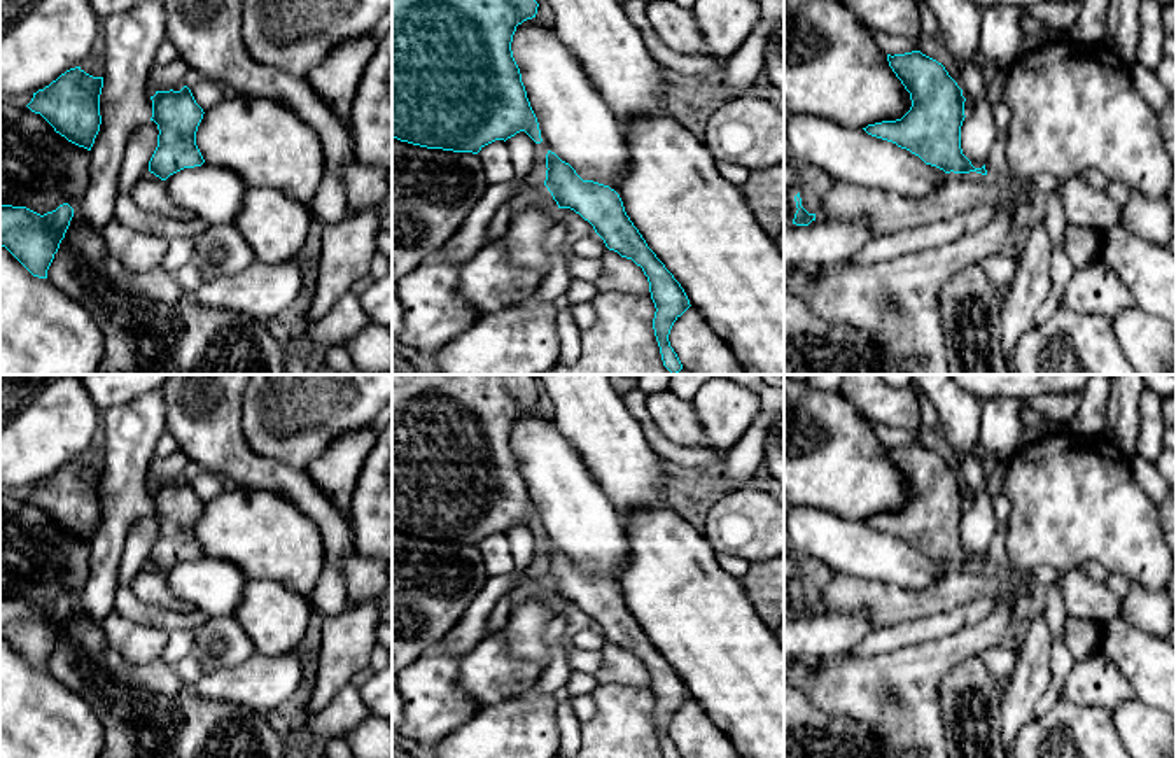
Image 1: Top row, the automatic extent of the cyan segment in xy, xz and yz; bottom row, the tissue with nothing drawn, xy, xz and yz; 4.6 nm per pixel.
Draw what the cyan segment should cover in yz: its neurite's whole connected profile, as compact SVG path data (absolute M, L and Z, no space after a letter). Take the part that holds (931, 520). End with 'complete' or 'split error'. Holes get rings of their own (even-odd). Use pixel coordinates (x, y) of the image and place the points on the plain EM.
M920 443L887 446L887 453L910 485L912 499L901 511L868 516L863 522L910 543L945 565L987 567L985 557L975 560L962 546L961 518L966 509L966 490L945 459Z; complete

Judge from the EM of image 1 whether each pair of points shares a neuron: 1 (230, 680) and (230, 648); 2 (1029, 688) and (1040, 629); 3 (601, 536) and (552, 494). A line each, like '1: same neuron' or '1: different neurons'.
1: different neurons
2: same neuron
3: same neuron

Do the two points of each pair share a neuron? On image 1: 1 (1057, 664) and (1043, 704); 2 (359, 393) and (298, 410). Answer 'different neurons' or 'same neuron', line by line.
1: same neuron
2: same neuron

